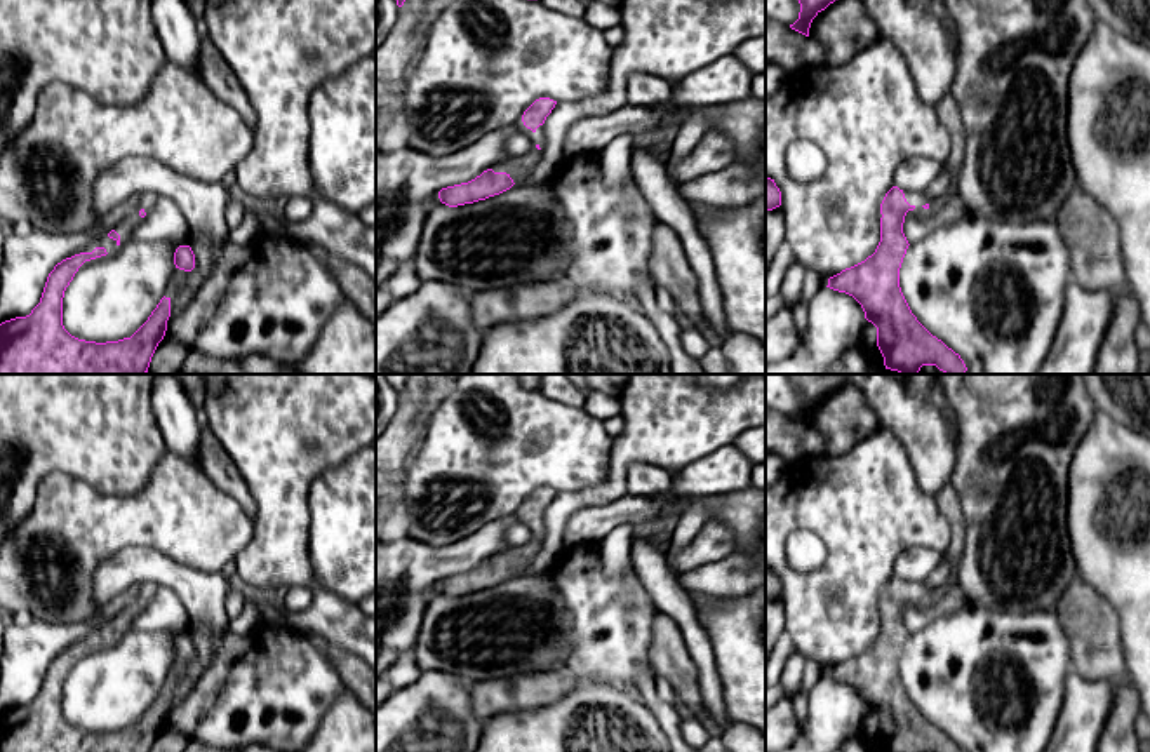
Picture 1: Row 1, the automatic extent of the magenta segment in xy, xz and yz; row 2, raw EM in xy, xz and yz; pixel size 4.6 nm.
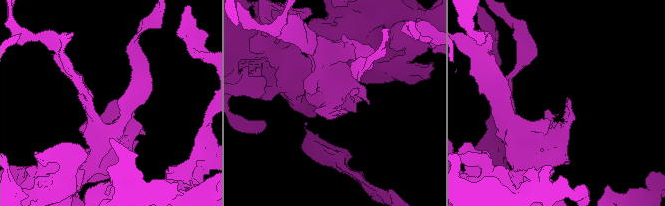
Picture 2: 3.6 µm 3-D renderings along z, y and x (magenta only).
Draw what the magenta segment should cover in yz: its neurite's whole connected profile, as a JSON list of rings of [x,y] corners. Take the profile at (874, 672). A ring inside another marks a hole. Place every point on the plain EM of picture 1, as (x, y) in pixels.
[[[952,482],[934,496],[934,501],[952,529],[945,552],[953,567],[950,578],[943,587],[929,588],[924,581],[893,576],[880,594],[880,632],[875,642],[830,667],[826,675],[861,695],[866,710],[858,736],[879,752],[964,752],[917,710],[899,677],[899,658],[910,635],[903,623],[905,606],[933,604],[959,587],[959,562],[966,540],[964,510]]]

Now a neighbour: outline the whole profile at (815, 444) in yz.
[[[807,428],[804,433],[802,456],[821,456],[826,453],[826,439],[819,432]]]

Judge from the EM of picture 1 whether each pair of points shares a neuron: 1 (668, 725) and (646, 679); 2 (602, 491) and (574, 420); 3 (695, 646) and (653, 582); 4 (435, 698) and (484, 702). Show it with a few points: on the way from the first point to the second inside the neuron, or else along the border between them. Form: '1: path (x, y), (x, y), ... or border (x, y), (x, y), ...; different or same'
1: path (665, 714), (646, 690); same
2: border (611, 444), (606, 477), (601, 483), (561, 491); different
3: path (693, 631), (682, 611), (668, 597); same
4: border (467, 683), (470, 709), (482, 721); different

